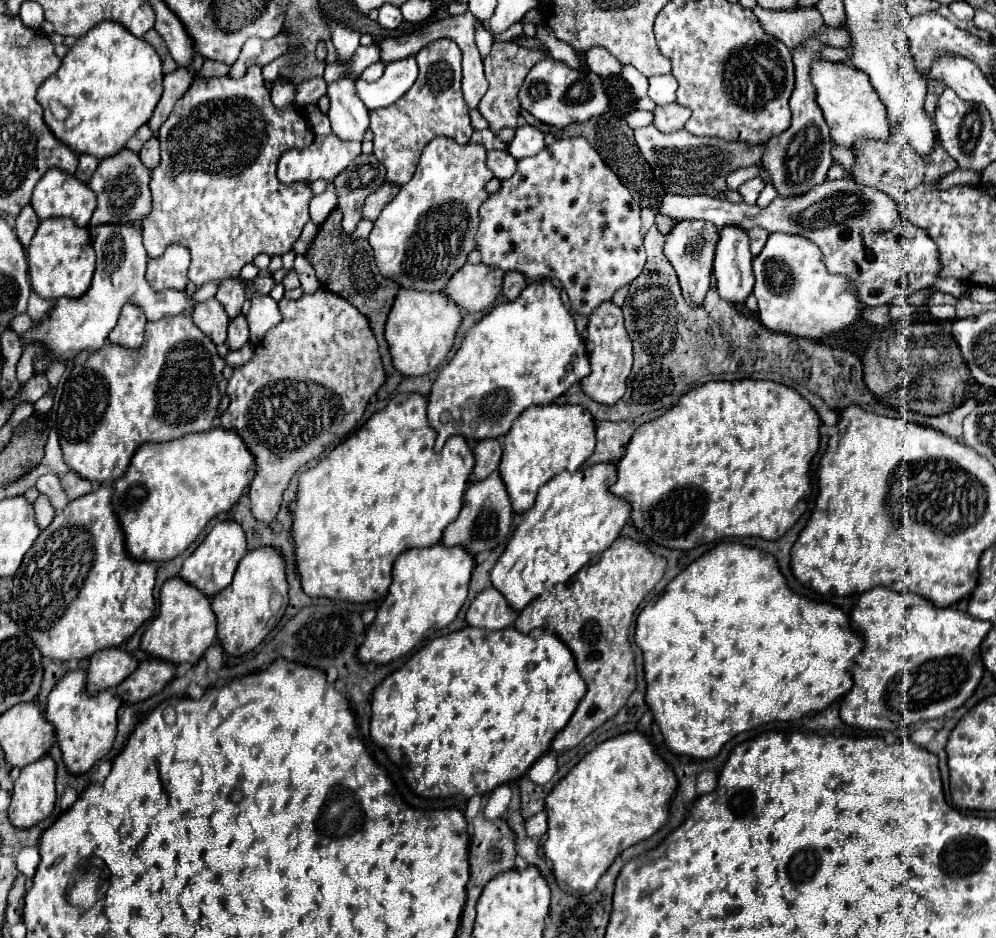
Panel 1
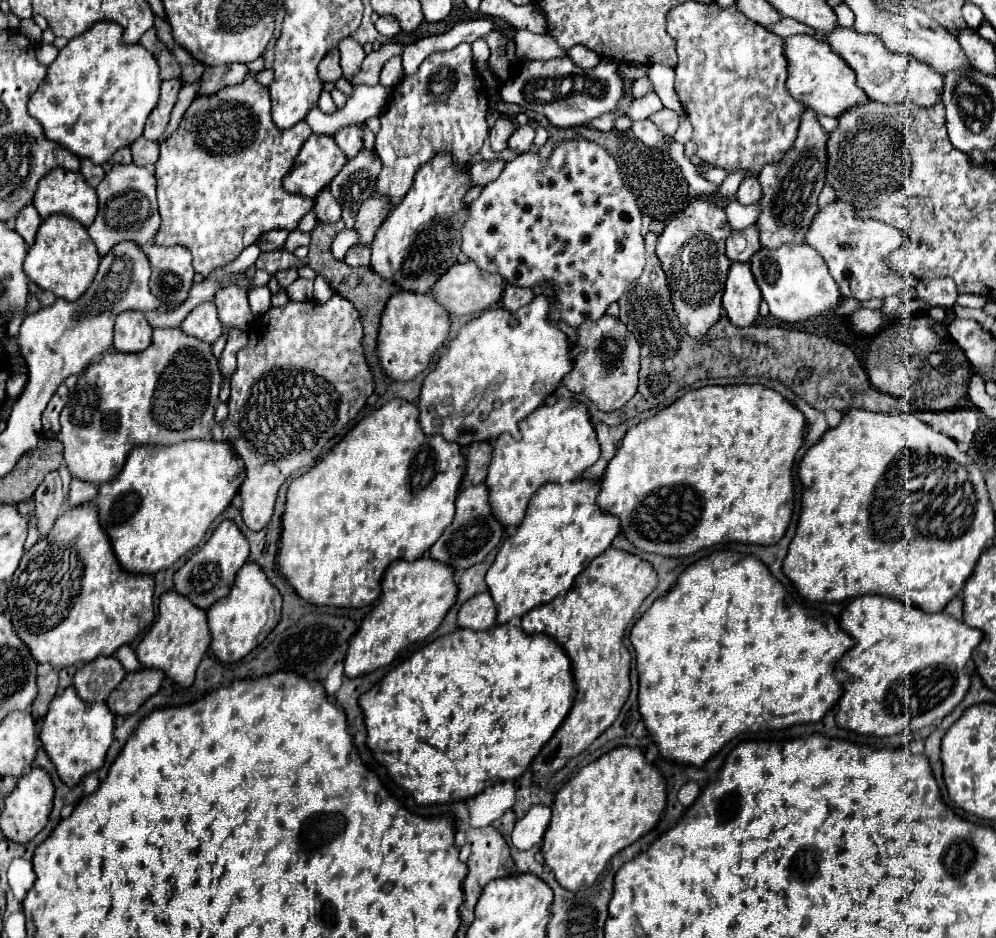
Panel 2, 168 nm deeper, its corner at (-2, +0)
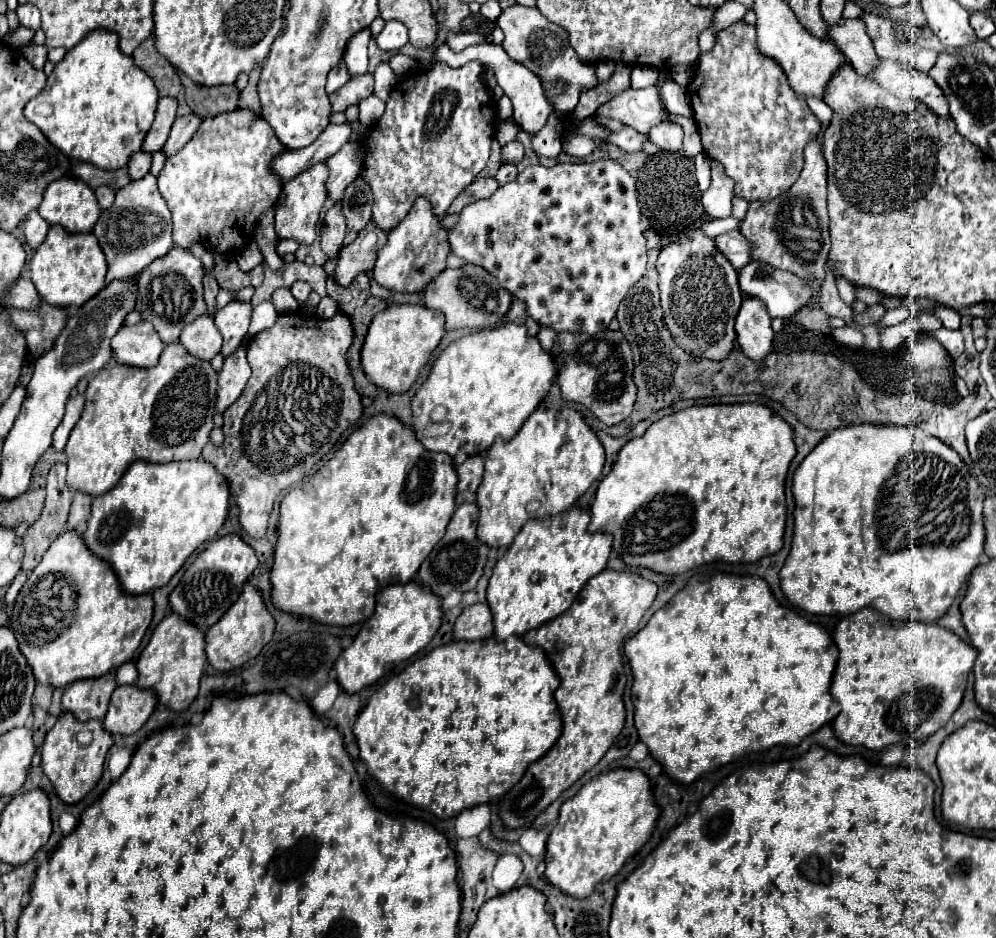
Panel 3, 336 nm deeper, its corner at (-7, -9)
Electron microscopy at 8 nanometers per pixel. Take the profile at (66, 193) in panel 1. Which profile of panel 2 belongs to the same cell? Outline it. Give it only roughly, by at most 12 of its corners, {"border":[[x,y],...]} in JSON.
{"border":[[55,168],[39,180],[41,218],[65,214],[89,228],[95,188],[81,172]]}

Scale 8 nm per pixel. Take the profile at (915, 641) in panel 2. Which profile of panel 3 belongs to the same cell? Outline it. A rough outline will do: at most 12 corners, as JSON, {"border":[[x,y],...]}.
{"border":[[844,617],[832,723],[846,745],[924,741],[974,647],[936,623]]}

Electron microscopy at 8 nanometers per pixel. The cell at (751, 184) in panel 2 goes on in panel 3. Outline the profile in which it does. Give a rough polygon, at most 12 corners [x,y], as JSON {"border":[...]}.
{"border":[[732,199],[732,217],[742,221],[748,211],[748,201]]}

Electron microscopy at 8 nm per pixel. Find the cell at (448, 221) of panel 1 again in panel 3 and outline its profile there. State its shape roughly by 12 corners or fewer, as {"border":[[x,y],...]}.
{"border":[[416,199],[372,279],[418,293],[446,267],[448,231]]}

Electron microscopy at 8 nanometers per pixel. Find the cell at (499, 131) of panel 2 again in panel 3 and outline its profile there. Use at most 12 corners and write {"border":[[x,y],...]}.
{"border":[[502,165],[494,179],[498,185],[514,181],[516,165]]}

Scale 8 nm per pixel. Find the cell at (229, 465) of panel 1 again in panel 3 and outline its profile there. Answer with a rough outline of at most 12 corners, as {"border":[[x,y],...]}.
{"border":[[202,459],[134,461],[82,537],[124,593],[164,587],[228,515]]}

